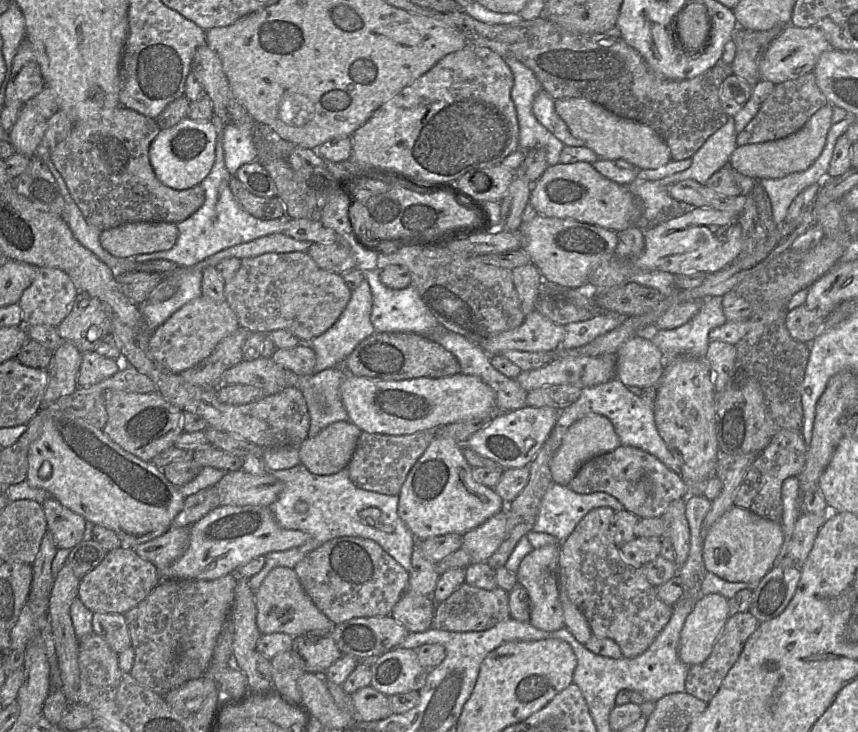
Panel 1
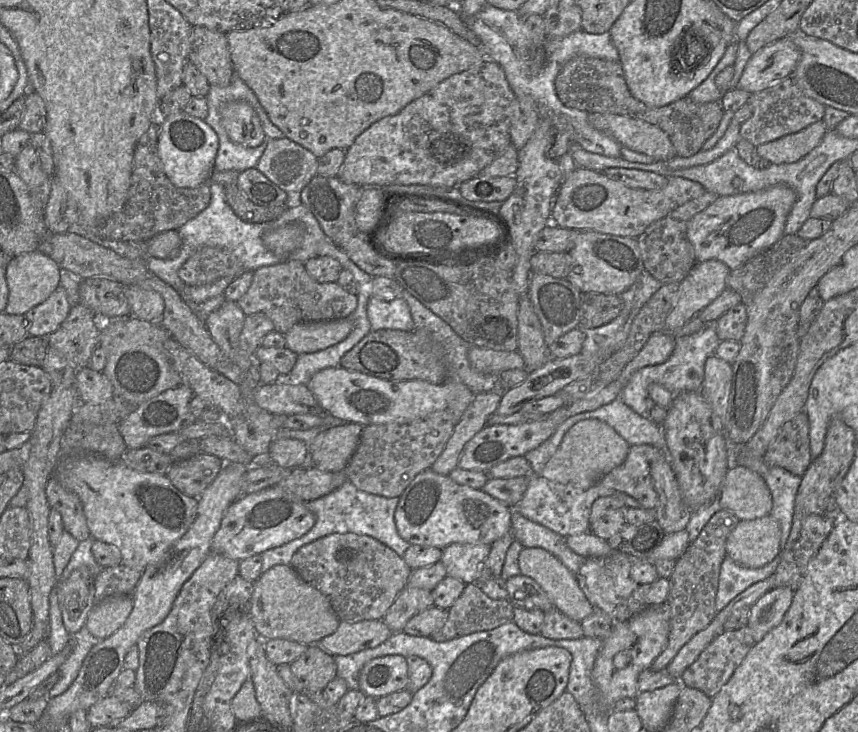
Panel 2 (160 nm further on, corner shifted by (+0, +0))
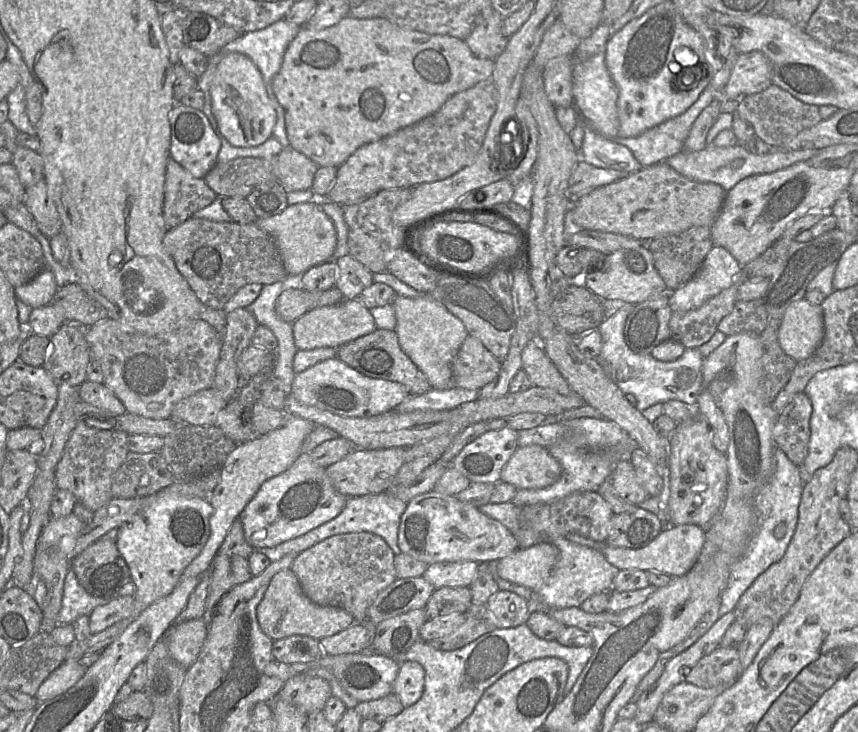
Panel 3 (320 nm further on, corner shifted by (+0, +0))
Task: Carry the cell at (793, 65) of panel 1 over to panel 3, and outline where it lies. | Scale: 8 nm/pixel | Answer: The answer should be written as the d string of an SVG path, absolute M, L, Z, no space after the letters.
M760 51L746 52L738 55L722 92L722 98L740 100L744 96L765 90L771 84L767 57Z

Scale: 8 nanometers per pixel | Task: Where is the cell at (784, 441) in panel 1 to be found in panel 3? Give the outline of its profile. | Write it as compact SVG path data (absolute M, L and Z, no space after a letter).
M805 392L797 393L785 406L772 432L777 448L797 466L801 466L808 454L812 403Z

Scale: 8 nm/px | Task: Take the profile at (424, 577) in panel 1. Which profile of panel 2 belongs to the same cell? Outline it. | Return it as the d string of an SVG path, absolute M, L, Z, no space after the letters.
M405 586L382 620L393 633L402 632L412 617L433 605L432 591Z

